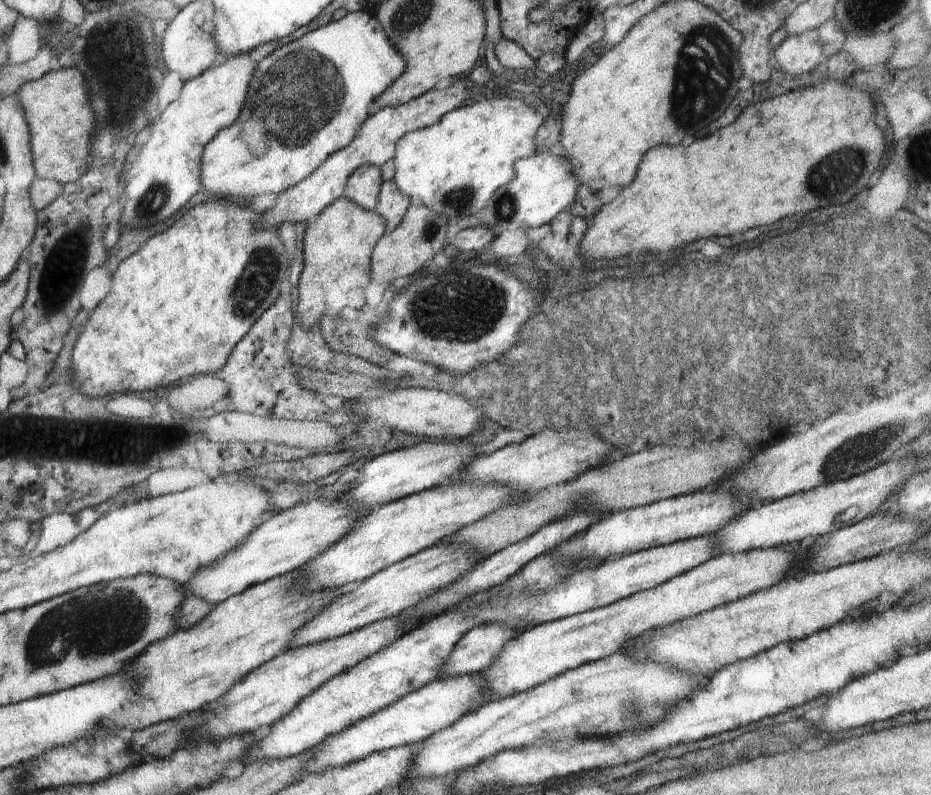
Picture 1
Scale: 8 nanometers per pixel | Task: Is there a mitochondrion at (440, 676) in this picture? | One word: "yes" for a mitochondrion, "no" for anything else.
no

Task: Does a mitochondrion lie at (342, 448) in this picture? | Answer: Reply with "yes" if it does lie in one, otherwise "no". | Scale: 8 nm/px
no

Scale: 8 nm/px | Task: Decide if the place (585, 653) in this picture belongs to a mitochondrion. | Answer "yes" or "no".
no

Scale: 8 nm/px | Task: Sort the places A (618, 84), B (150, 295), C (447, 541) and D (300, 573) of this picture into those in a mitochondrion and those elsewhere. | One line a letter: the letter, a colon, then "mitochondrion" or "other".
A: other
B: other
C: other
D: other

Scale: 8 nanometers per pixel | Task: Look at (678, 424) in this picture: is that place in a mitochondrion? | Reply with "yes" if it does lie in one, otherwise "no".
yes

